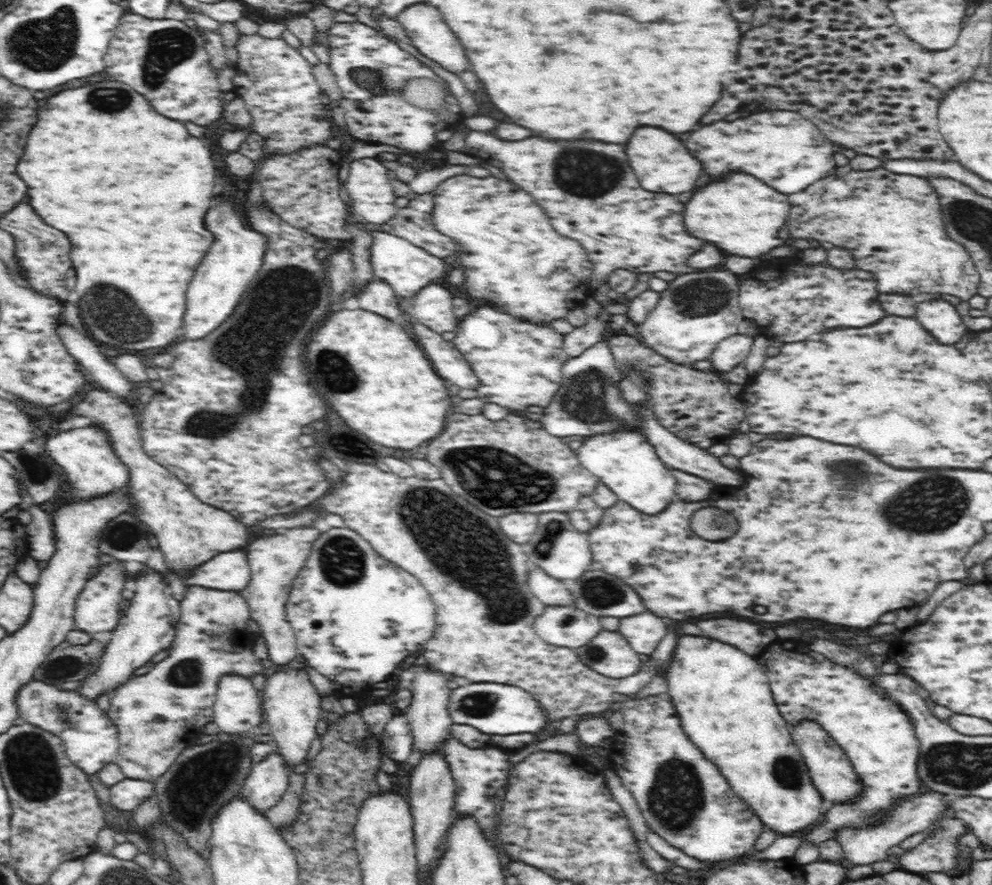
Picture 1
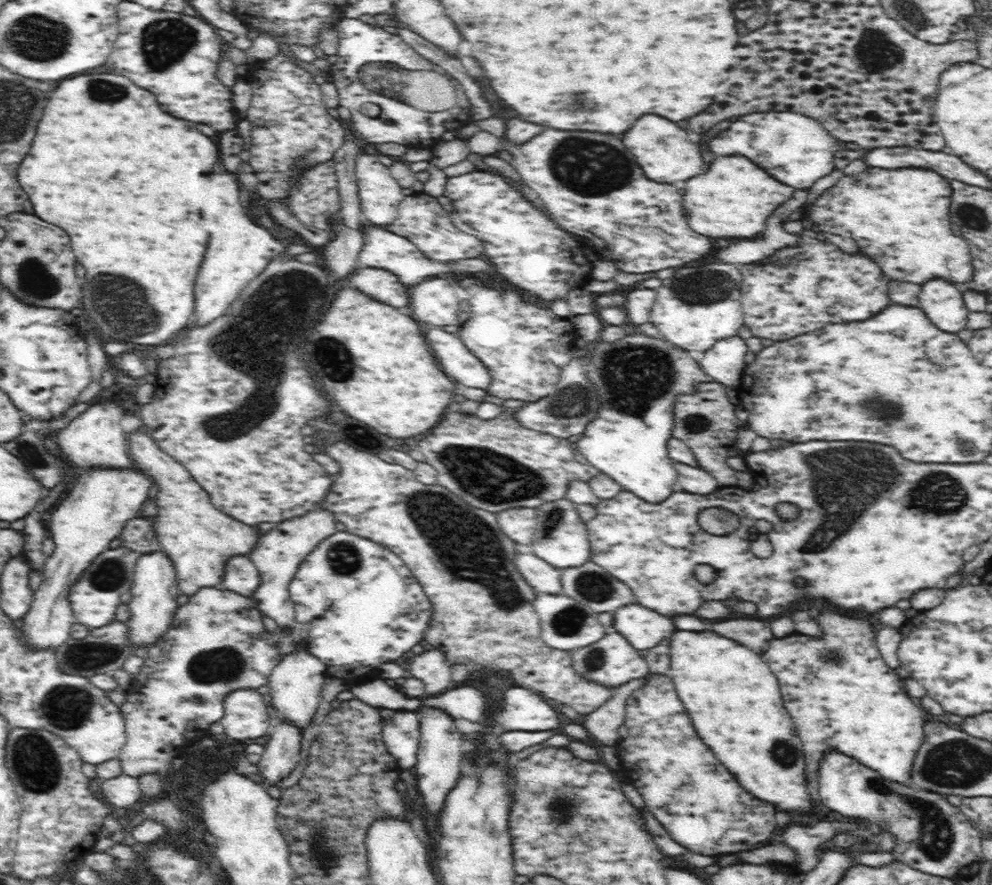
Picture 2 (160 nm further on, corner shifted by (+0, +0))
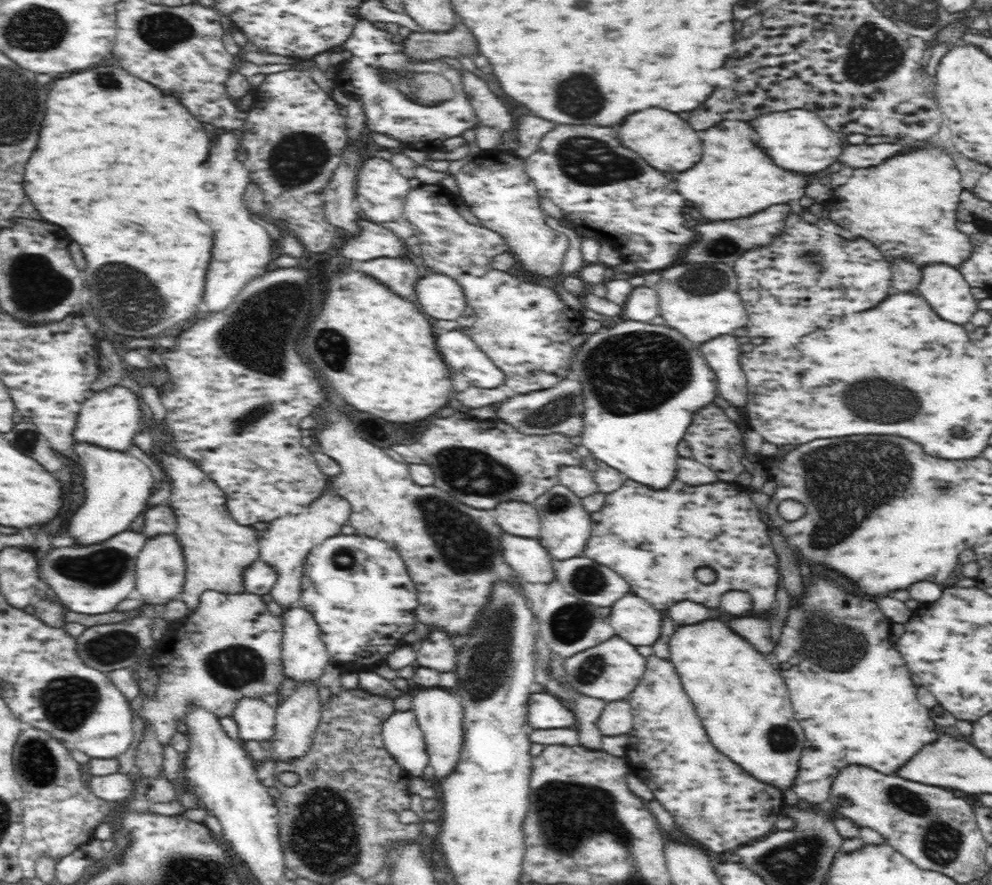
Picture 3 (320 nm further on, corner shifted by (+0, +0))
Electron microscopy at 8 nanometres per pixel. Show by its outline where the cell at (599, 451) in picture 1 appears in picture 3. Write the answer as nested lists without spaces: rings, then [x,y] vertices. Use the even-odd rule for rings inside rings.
[[[618,319],[618,323],[613,327],[603,326],[596,334],[590,334],[588,340],[578,348],[578,354],[574,354],[574,366],[572,366],[572,372],[574,372],[574,374],[572,374],[572,372],[568,374],[568,378],[578,380],[578,382],[582,382],[582,386],[586,386],[586,390],[584,390],[584,394],[586,394],[585,409],[582,413],[583,431],[580,434],[582,437],[581,445],[588,448],[596,459],[610,466],[615,472],[626,476],[627,479],[646,485],[646,488],[656,488],[656,490],[668,488],[670,482],[672,482],[674,476],[676,476],[674,470],[678,470],[677,460],[679,457],[676,446],[678,446],[678,442],[684,439],[686,428],[688,428],[692,420],[692,414],[698,412],[700,408],[708,406],[708,404],[713,402],[714,398],[716,398],[716,394],[719,394],[715,375],[709,368],[708,361],[704,359],[704,355],[702,355],[702,351],[700,351],[699,347],[696,344],[691,344],[680,332],[674,329],[666,330],[666,328],[667,326],[644,324],[643,322],[628,319]],[[596,342],[606,342],[606,344],[600,344],[600,346],[606,346],[606,348],[600,350],[600,354],[594,352]]]

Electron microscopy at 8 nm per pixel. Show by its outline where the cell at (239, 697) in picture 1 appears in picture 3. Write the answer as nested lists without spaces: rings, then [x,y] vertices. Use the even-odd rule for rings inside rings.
[[[244,695],[238,699],[231,717],[238,723],[239,740],[271,741],[271,736],[275,734],[276,711],[260,698],[246,698]]]

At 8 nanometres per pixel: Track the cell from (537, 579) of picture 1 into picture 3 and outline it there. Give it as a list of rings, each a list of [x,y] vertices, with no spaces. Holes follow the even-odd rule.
[[[504,532],[502,545],[506,553],[506,562],[510,563],[514,572],[518,572],[524,584],[546,584],[556,578],[556,560],[546,552],[538,538],[516,537]]]

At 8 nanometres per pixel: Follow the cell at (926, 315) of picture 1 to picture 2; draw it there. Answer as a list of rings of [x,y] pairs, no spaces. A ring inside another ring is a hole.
[[[932,280],[921,285],[918,306],[944,332],[960,332],[967,324],[968,313],[963,294],[953,284]]]

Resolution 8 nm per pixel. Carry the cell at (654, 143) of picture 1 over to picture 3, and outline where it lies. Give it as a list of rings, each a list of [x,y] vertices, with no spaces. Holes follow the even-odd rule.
[[[642,110],[642,114],[634,114],[626,126],[616,126],[616,130],[624,146],[638,152],[654,170],[684,173],[702,158],[698,134],[678,114],[670,114],[668,110]]]

